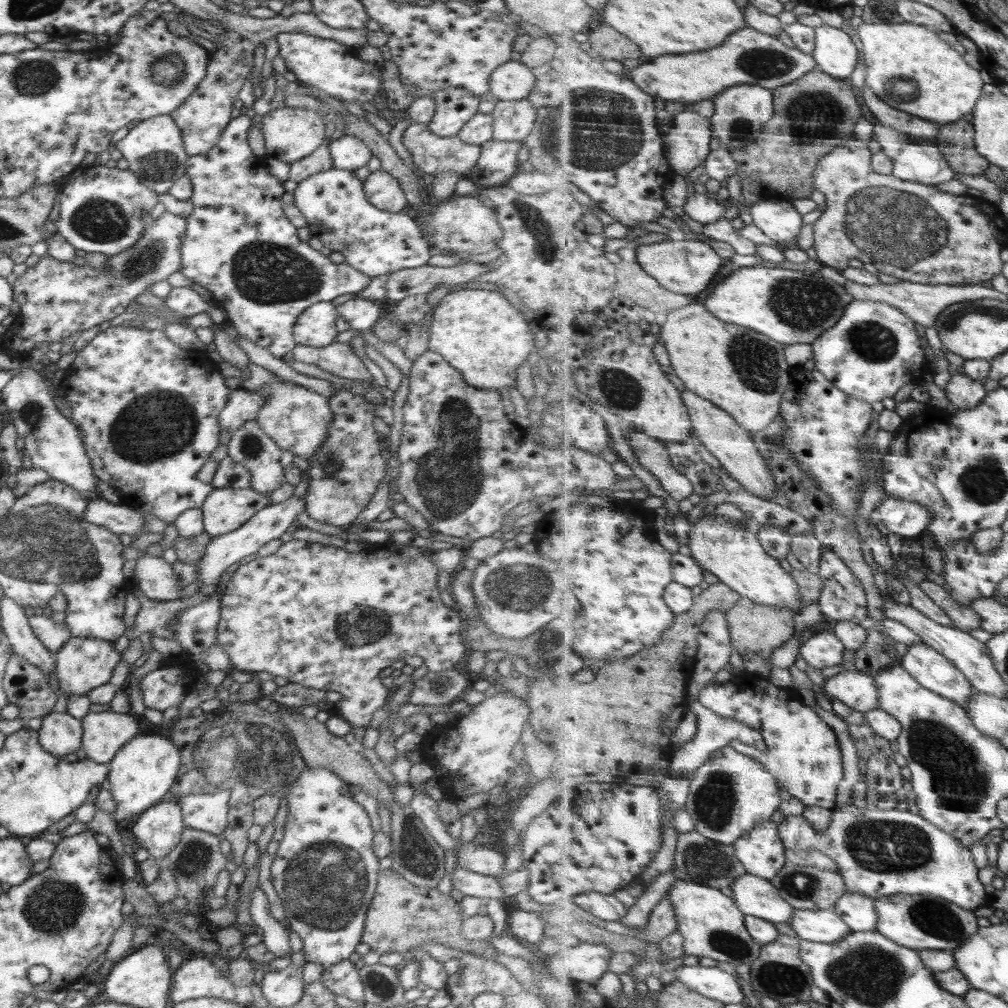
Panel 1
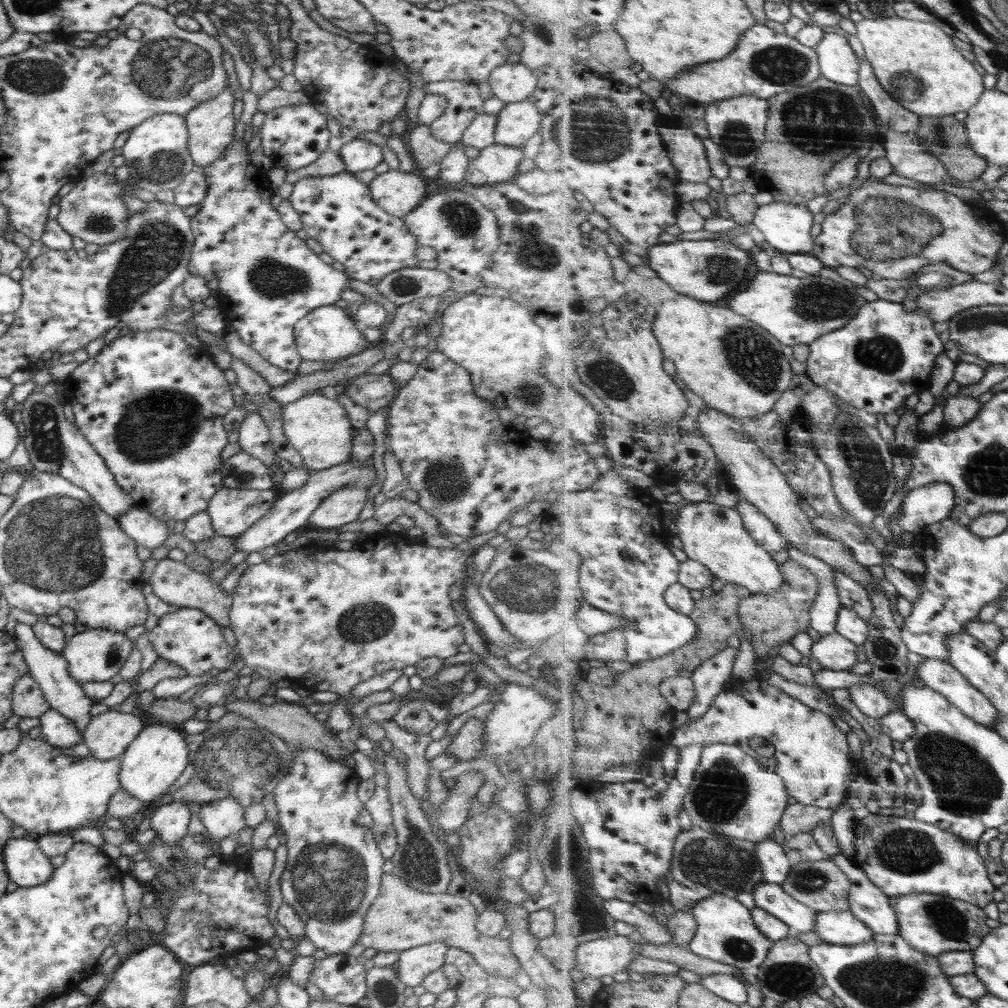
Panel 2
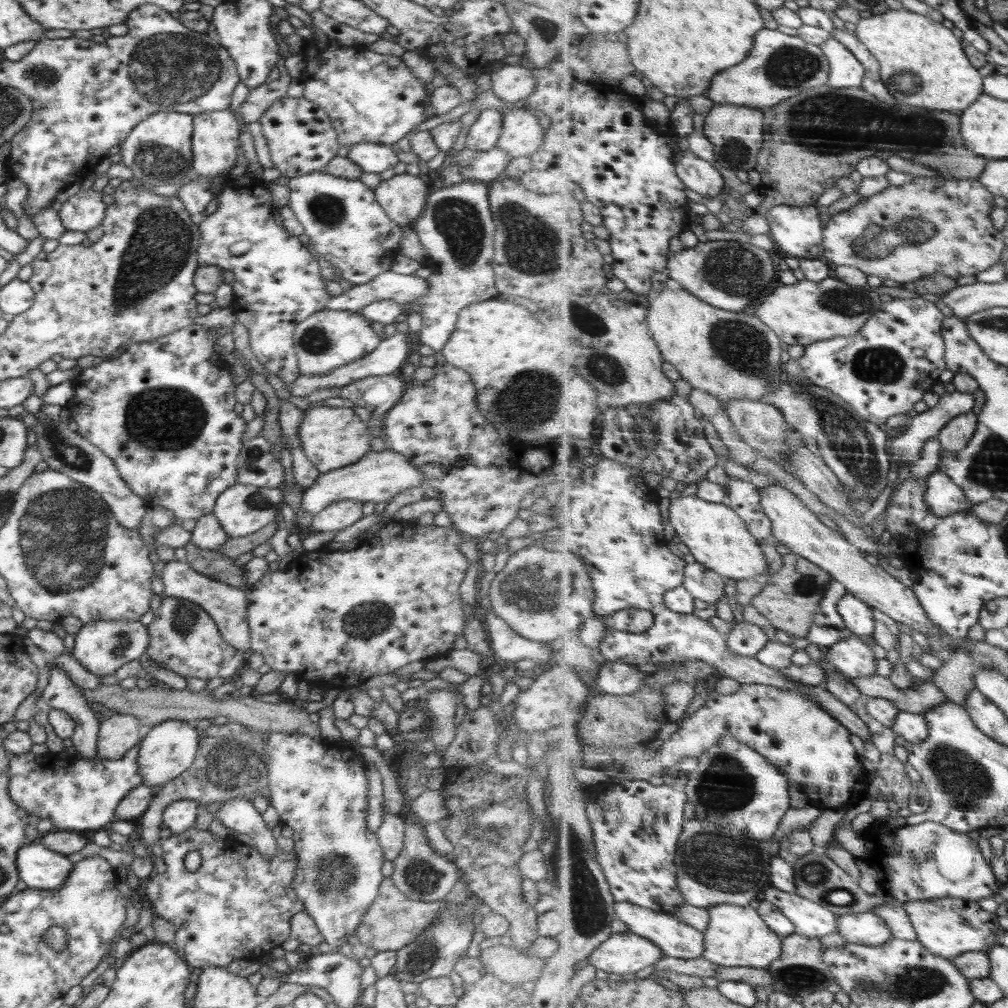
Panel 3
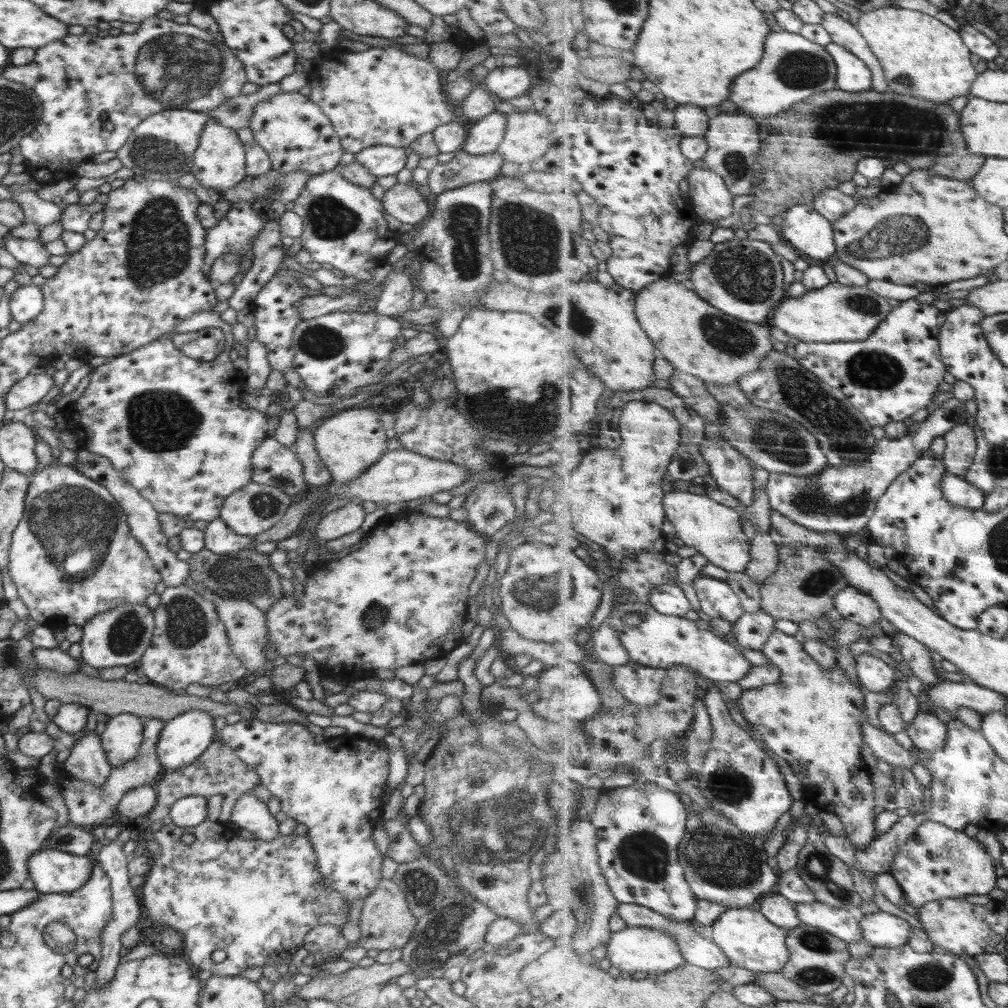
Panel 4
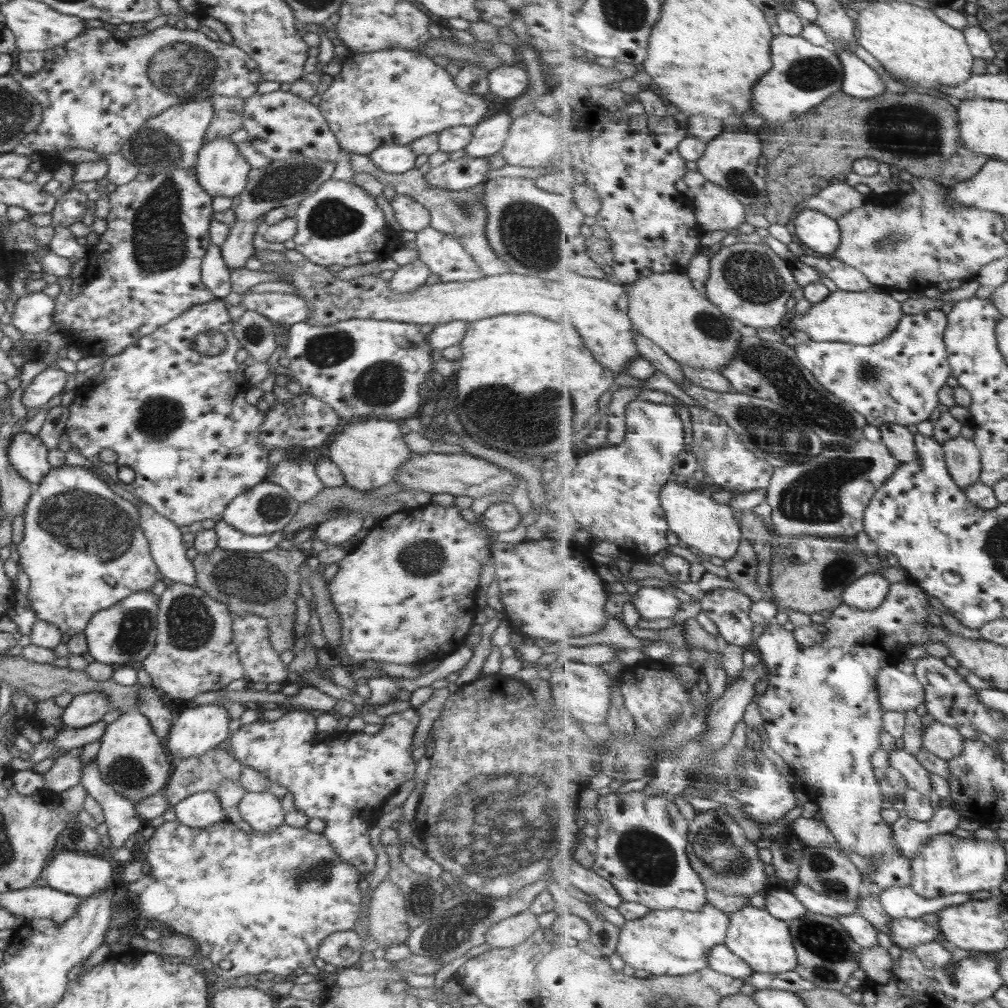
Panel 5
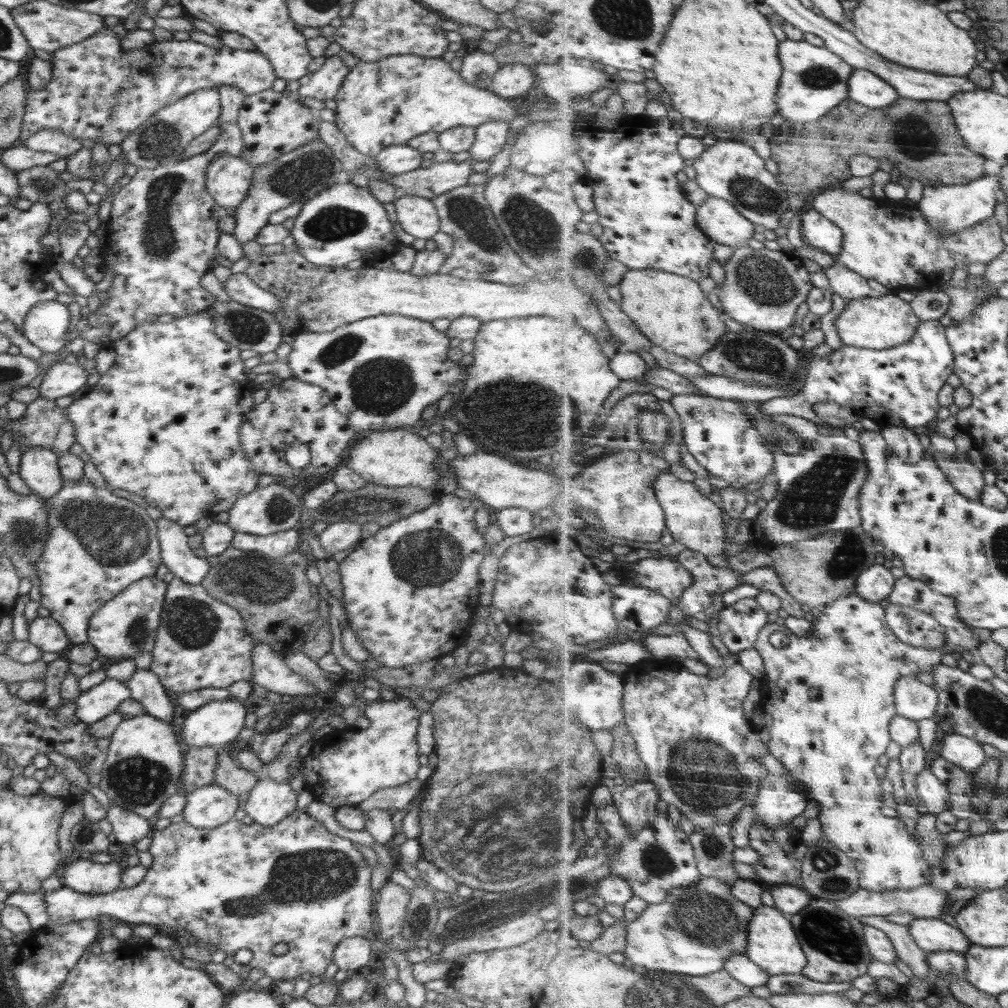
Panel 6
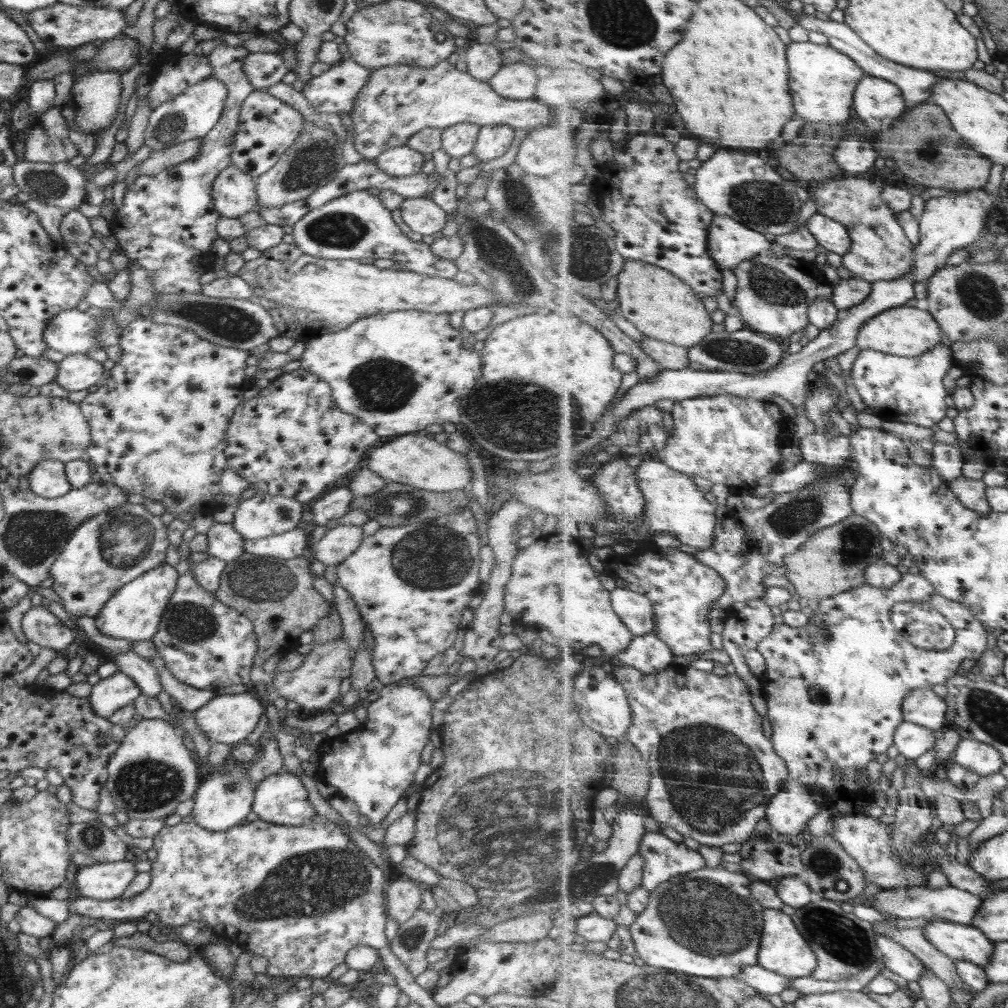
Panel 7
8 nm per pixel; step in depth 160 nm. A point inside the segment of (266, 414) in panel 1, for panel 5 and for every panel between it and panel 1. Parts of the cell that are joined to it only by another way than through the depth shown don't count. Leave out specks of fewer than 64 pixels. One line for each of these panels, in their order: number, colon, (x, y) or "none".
2: (319, 428)
3: (332, 438)
4: (349, 441)
5: (369, 453)

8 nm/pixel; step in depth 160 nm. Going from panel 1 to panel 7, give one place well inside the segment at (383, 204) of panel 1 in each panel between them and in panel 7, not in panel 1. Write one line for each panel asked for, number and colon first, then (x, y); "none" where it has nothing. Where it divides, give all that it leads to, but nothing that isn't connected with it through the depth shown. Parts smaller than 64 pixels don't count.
2: (398, 193)
3: (403, 196)
4: (405, 202)
5: (411, 215)
6: (418, 216)
7: (422, 215)

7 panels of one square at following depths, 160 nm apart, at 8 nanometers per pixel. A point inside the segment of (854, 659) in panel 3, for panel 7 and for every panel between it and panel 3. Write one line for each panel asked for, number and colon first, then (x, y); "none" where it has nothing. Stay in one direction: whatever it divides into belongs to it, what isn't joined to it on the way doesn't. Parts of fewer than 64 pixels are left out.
4: (876, 675)
5: (903, 692)
6: (915, 699)
7: (923, 706)

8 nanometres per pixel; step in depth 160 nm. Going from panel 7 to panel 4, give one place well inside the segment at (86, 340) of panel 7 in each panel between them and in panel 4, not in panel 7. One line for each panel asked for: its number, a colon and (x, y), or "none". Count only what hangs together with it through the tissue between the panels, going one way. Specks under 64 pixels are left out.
4: (26, 301)
5: (34, 313)
6: (46, 324)

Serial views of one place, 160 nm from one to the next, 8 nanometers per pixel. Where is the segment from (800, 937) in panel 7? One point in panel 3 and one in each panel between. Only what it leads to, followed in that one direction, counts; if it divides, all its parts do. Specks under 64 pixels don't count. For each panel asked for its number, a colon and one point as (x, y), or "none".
3: (737, 935)
4: (751, 941)
5: (765, 941)
6: (774, 944)

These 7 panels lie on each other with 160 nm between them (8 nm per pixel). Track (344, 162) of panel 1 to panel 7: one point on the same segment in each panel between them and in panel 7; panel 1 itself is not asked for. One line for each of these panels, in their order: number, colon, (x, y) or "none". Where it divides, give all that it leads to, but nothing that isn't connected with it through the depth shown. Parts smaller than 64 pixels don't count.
2: (359, 154)
3: (371, 157)
4: (380, 160)
5: (393, 158)
6: (397, 159)
7: (401, 161)

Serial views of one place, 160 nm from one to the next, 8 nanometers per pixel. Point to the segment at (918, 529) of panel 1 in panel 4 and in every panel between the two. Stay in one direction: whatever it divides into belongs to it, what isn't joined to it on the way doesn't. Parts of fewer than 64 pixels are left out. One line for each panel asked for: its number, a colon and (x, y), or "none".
2: (926, 506)
3: (944, 496)
4: (958, 490)

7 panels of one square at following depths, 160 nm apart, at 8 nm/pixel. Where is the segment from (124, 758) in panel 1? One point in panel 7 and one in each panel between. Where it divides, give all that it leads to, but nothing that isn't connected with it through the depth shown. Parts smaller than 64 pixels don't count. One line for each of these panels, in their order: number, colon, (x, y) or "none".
2: (151, 763)
3: (166, 750)
4: (185, 737)
5: (200, 728)
6: (215, 724)
7: (229, 719)

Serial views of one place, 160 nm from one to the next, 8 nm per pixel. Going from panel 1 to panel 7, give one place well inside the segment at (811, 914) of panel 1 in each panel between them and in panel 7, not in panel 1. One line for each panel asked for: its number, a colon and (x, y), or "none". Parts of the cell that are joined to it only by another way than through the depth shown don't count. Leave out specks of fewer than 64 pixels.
2: (838, 927)
3: (870, 928)
4: (882, 929)
5: (907, 933)
6: (932, 934)
7: (963, 942)

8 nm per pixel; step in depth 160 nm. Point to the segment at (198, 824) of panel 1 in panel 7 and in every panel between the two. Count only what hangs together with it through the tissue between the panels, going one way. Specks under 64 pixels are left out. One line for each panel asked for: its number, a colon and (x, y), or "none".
2: (223, 818)
3: (239, 815)
4: (249, 813)
5: (263, 811)
6: (269, 803)
7: (281, 799)

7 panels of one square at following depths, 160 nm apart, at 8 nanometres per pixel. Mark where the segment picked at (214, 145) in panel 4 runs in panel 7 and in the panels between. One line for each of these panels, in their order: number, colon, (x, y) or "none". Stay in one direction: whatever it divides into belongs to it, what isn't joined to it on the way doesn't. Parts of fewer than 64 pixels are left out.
5: (221, 170)
6: (228, 178)
7: (234, 192)

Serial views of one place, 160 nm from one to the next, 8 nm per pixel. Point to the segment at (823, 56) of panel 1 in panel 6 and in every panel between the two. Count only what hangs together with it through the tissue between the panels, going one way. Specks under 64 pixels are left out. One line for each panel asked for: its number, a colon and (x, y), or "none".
2: (840, 62)
3: (847, 71)
4: (854, 75)
5: (861, 80)
6: (869, 88)

